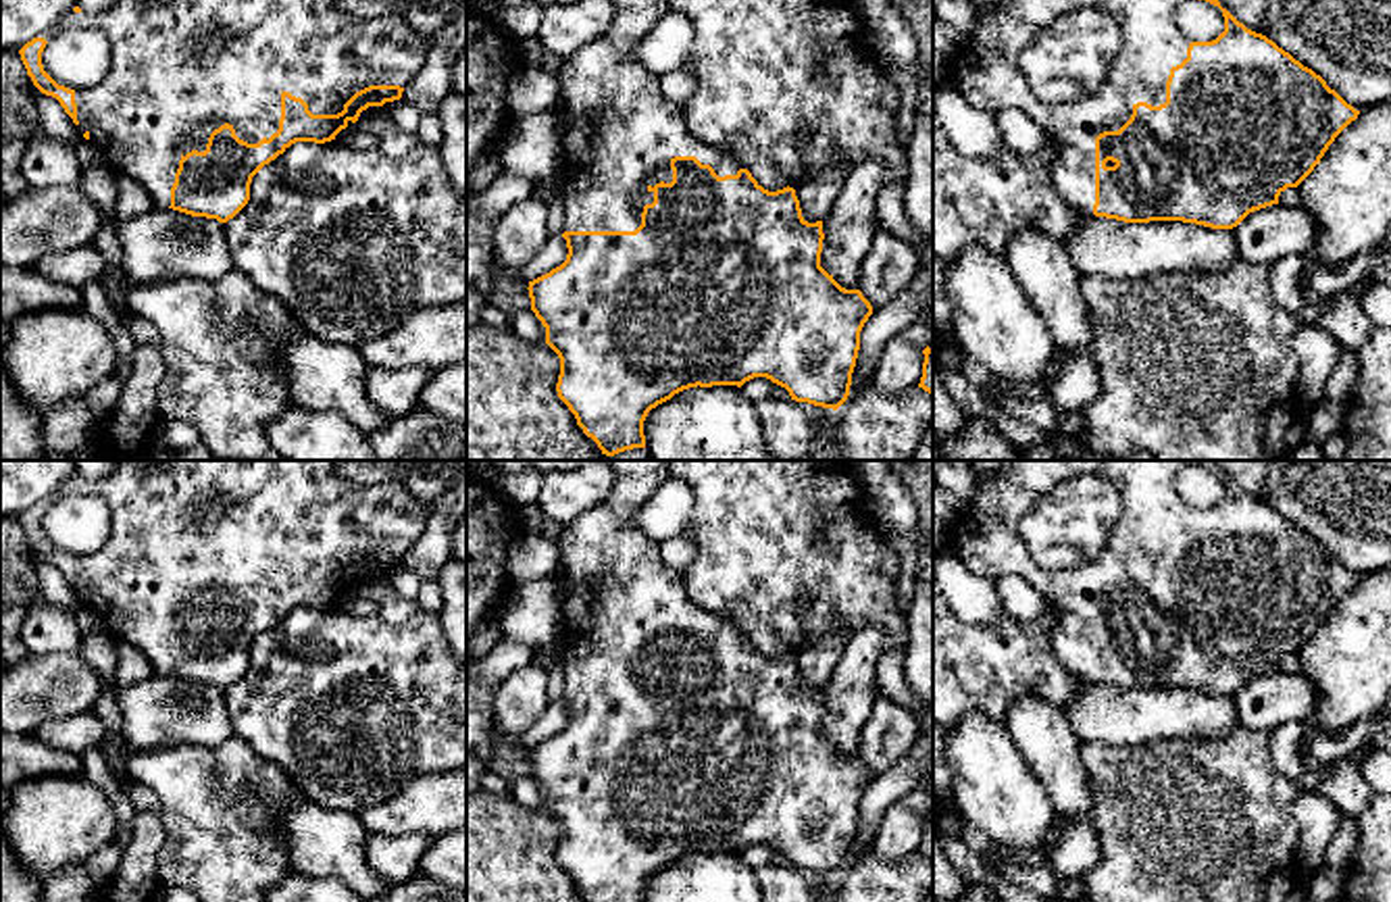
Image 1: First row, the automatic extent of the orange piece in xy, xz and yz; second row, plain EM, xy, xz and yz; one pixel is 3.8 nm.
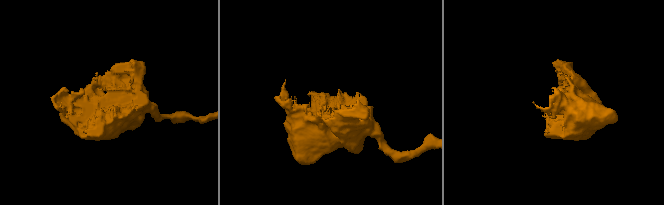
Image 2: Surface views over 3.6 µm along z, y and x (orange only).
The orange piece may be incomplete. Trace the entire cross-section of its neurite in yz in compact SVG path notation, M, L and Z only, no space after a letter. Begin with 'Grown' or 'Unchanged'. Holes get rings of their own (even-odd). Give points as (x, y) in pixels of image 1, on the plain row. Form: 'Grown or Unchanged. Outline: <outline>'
Grown. Outline: M1010 460L997 475L981 479L977 496L952 525L950 544L972 575L991 581L1016 575L1035 583L1056 615L1052 648L1060 665L1085 681L1124 690L1183 687L1233 696L1249 679L1279 671L1287 654L1297 654L1360 581L1320 542L1239 490L1214 460ZM1185 467L1218 473L1224 498L1212 508L1191 508L1174 490L1174 477ZM1087 473L1112 481L1120 496L1120 519L1095 560L1077 569L1045 571L1031 558L1018 523L1041 494Z

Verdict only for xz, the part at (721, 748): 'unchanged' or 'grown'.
grown

